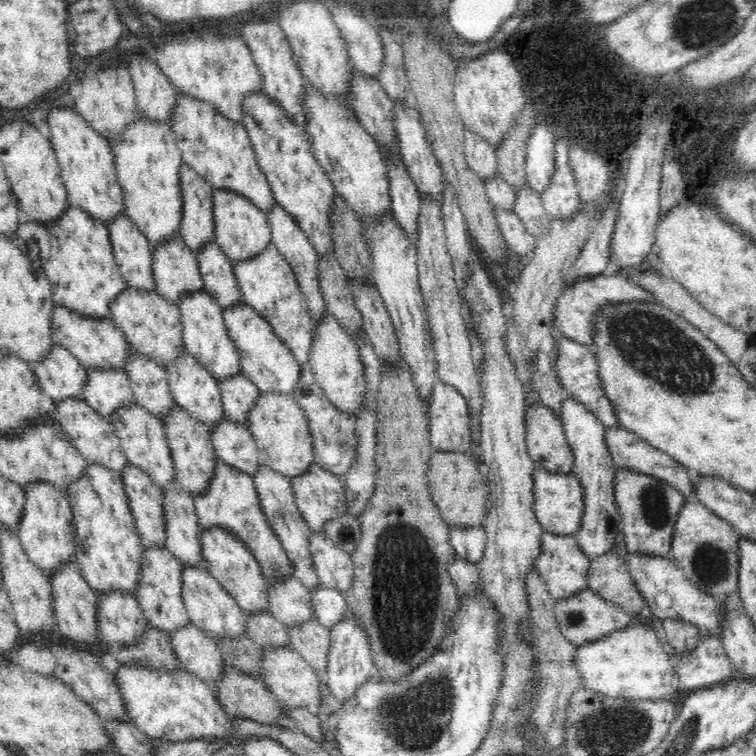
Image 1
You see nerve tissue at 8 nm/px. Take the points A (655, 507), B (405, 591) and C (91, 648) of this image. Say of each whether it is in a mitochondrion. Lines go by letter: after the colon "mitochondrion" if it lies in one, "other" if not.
A: mitochondrion
B: mitochondrion
C: other

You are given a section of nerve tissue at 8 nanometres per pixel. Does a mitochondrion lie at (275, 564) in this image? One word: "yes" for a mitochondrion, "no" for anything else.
yes

